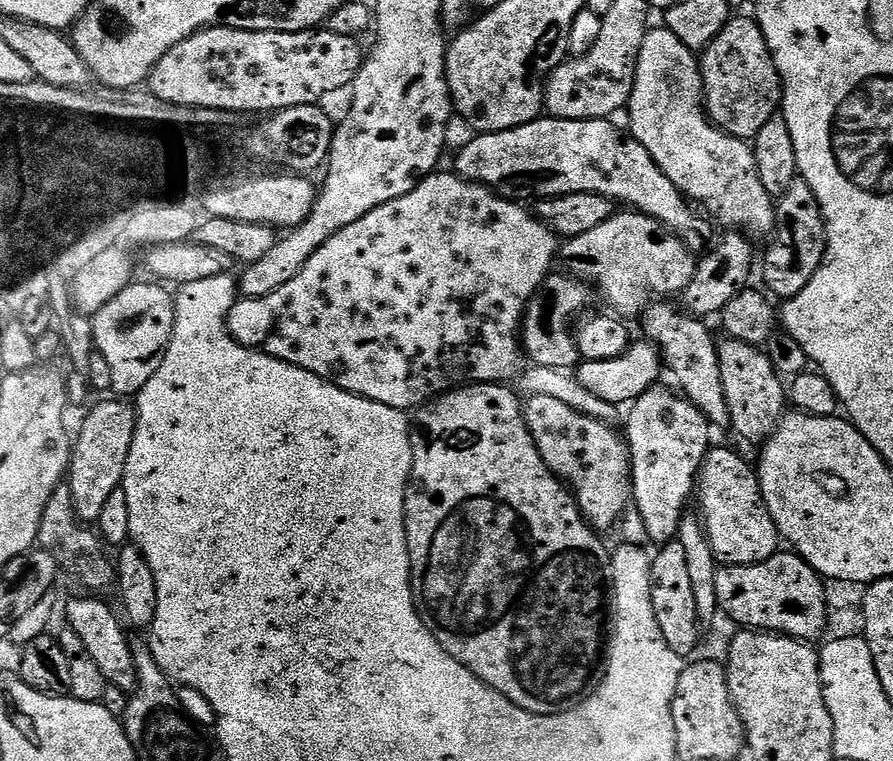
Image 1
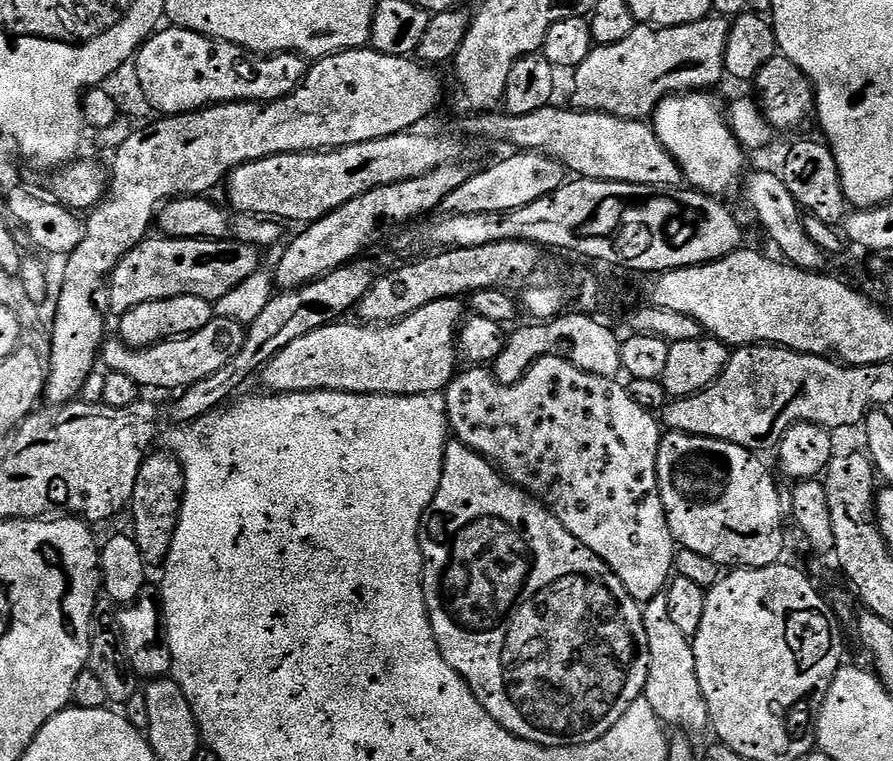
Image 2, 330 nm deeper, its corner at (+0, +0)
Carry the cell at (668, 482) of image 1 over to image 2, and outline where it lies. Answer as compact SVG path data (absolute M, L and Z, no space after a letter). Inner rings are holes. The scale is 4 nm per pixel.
M667 595L655 596L642 608L646 626L646 646L650 650L650 666L646 674L643 699L654 706L654 714L665 725L676 727L685 733L708 732L708 707L702 698L702 686L698 682L698 670L694 662L694 650L689 636L678 630L678 625L670 619L670 606Z

